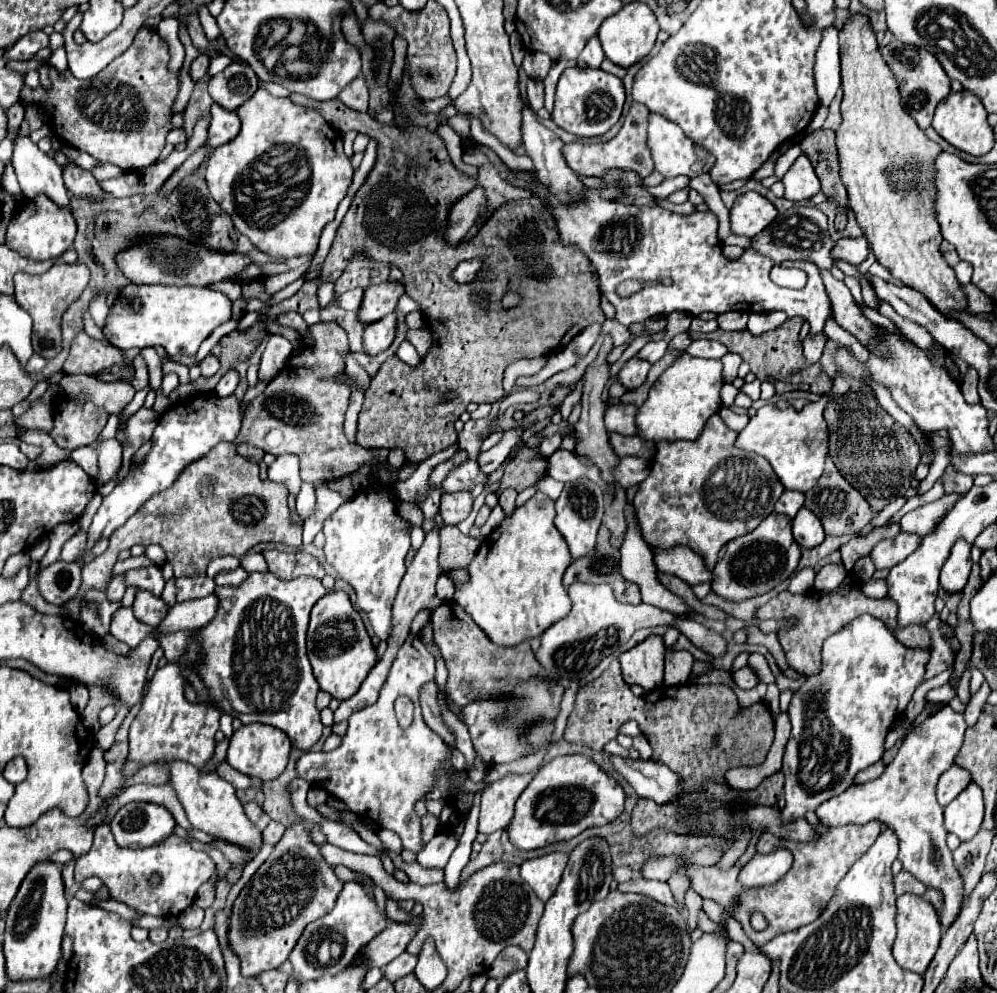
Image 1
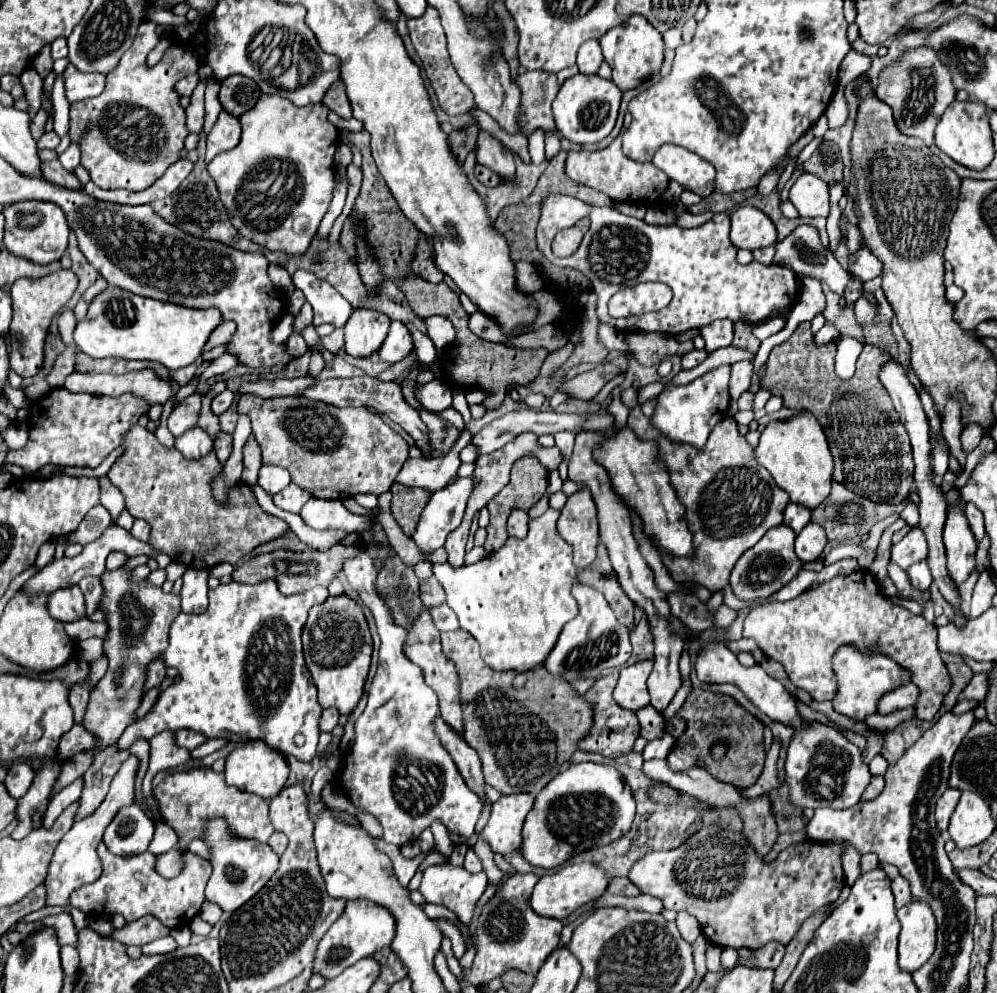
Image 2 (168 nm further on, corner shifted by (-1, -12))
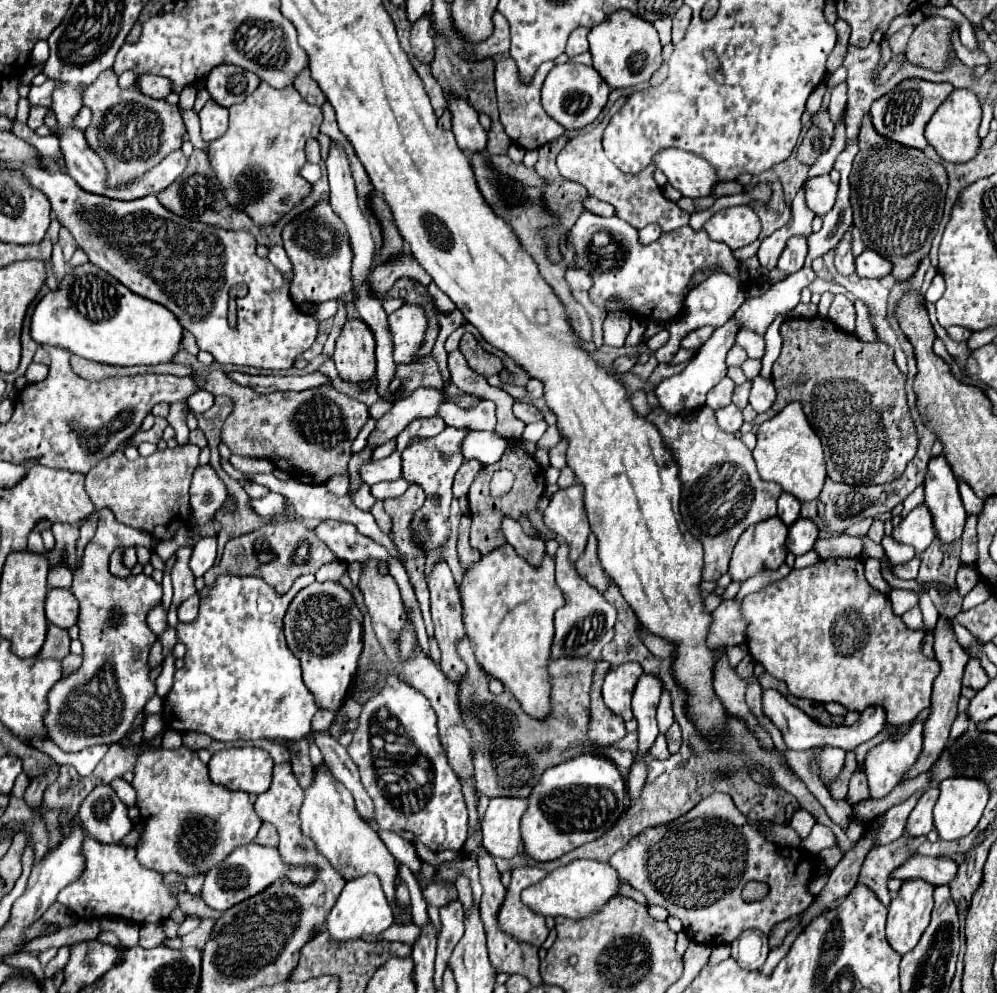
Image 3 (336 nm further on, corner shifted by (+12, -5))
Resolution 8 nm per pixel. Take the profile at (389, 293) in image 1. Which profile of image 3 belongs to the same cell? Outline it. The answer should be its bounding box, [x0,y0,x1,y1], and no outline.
[335,317,375,383]

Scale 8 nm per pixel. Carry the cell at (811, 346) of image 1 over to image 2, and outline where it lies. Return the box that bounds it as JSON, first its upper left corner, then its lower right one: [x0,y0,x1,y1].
[816,322,838,344]

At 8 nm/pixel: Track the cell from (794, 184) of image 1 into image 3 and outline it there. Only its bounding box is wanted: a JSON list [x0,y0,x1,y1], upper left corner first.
[803,175,837,215]

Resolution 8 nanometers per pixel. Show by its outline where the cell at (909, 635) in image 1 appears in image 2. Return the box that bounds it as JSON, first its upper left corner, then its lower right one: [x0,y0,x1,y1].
[744,570,952,720]

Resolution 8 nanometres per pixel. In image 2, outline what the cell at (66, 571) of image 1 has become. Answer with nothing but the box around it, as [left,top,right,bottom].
[48,586,86,622]

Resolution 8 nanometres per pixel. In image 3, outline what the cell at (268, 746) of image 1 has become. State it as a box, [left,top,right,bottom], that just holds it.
[209,747,273,793]

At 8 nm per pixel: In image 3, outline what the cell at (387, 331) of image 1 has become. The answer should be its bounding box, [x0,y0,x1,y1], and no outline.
[387,305,425,363]

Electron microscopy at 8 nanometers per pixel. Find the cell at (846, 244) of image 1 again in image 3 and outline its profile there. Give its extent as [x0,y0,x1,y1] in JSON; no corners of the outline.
[855,249,891,277]

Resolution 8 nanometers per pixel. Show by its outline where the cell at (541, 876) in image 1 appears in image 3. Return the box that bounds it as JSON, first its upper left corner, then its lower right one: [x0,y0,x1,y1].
[521,859,619,919]

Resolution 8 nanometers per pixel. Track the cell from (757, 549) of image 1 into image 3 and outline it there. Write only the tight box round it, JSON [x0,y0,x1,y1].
[729,517,787,581]

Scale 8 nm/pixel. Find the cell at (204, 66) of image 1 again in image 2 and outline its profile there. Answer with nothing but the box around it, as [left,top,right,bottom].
[176,74,198,96]

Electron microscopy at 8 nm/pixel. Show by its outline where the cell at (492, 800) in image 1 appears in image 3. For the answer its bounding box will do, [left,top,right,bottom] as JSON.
[483,797,527,857]

